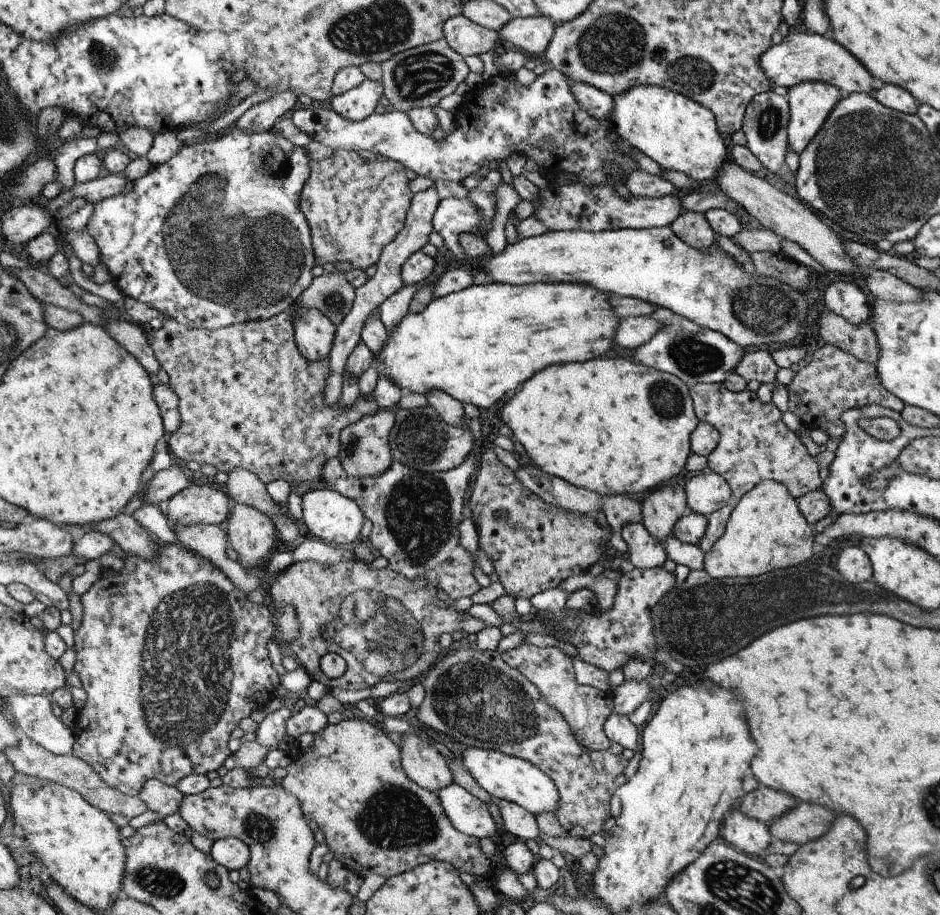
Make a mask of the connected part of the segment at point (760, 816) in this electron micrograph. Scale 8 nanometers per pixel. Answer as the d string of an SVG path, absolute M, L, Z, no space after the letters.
M760 787L745 793L738 802L738 810L746 816L770 824L773 819L786 814L799 804L788 793Z

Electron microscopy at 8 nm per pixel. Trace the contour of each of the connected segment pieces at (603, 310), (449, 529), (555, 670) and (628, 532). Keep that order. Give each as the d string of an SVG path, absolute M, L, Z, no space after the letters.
M486 283L485 285L470 285L461 291L440 297L418 313L409 313L397 324L378 356L384 362L383 373L393 380L402 390L412 391L421 395L434 389L441 390L461 403L474 404L477 408L490 408L494 402L498 402L506 392L516 390L520 384L526 382L533 374L544 370L550 364L564 364L564 362L586 362L587 360L604 357L615 344L615 332L619 327L620 318L610 304L608 293L600 292L593 286L584 283L530 283L523 285L511 285L508 283Z
M477 447L470 452L460 466L449 471L435 473L423 473L392 460L387 471L367 477L348 476L342 461L336 456L330 459L324 467L323 479L326 480L328 486L332 486L334 491L342 493L343 496L354 500L360 506L368 520L372 522L372 532L368 537L372 549L374 548L374 551L378 551L378 554L388 561L388 567L393 572L401 574L408 580L426 578L434 588L434 592L448 601L463 597L471 598L482 587L474 577L476 564L474 564L472 554L466 552L460 544L458 526L464 520L464 495L466 490L469 490L470 478L475 472L474 468L478 466L479 453L480 448Z
M522 643L513 650L501 654L502 660L512 669L518 670L527 680L530 680L540 696L552 706L560 716L564 716L569 732L576 742L590 751L604 751L610 748L612 742L604 732L604 724L613 712L613 698L610 692L602 692L592 686L582 686L576 680L573 659L564 654L560 648L538 648L532 644Z
M643 522L624 526L620 534L628 545L625 556L635 568L651 570L662 567L666 562L667 553L663 544L650 536L650 532L644 528Z

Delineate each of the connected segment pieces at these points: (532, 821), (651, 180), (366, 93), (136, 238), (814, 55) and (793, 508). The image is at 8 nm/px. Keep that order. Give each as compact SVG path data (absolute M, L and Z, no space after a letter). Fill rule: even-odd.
M496 799L495 803L500 809L505 830L510 835L521 841L527 841L538 848L538 844L542 843L542 839L539 836L540 830L535 816L510 801Z
M634 169L627 176L625 186L634 196L650 198L672 195L676 189L670 181L642 169Z
M364 79L362 84L351 88L348 92L334 94L330 104L340 116L361 121L374 113L382 94L383 84L380 81Z
M232 128L232 130L230 130L227 135L222 134L221 138L209 137L207 139L204 139L204 142L200 142L200 144L182 144L180 150L174 156L172 156L170 160L167 160L162 164L152 166L152 168L147 174L145 174L139 179L133 180L133 189L129 193L119 194L115 197L105 198L99 203L96 203L93 206L94 212L92 213L90 220L88 221L86 230L90 233L90 236L92 236L92 238L94 238L94 240L96 241L100 253L99 260L100 262L106 265L108 272L113 278L112 281L116 283L116 286L118 286L118 288L125 294L126 297L139 300L140 302L143 302L144 304L147 304L148 306L159 310L162 314L163 319L168 318L177 320L180 324L183 324L188 328L208 329L211 331L215 331L236 323L243 323L244 321L266 320L270 317L273 317L274 315L277 315L278 313L288 312L291 304L296 302L298 297L302 295L303 292L310 286L310 283L313 279L311 272L312 266L314 266L315 251L314 245L311 241L311 228L309 227L307 217L304 216L304 213L300 208L301 194L303 192L303 188L307 180L310 178L310 172L310 156L308 156L306 148L293 145L285 138L275 135L271 130L260 134L247 135L243 132L240 132L236 128Z
M790 33L778 45L772 45L759 60L765 75L771 80L772 86L786 86L788 88L803 82L822 81L837 86L844 95L852 93L866 93L878 90L879 82L866 67L850 54L846 48L826 35L818 33L807 34Z
M765 480L737 501L724 534L705 553L704 570L715 579L757 577L798 566L817 550L815 533L800 512L797 499L784 484Z

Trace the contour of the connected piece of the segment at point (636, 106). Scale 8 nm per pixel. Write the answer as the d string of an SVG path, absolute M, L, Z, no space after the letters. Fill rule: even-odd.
M638 85L613 96L609 121L612 123L612 130L620 139L655 160L661 168L683 172L698 183L715 180L716 173L726 161L725 136L720 134L712 111L669 88L658 85Z

